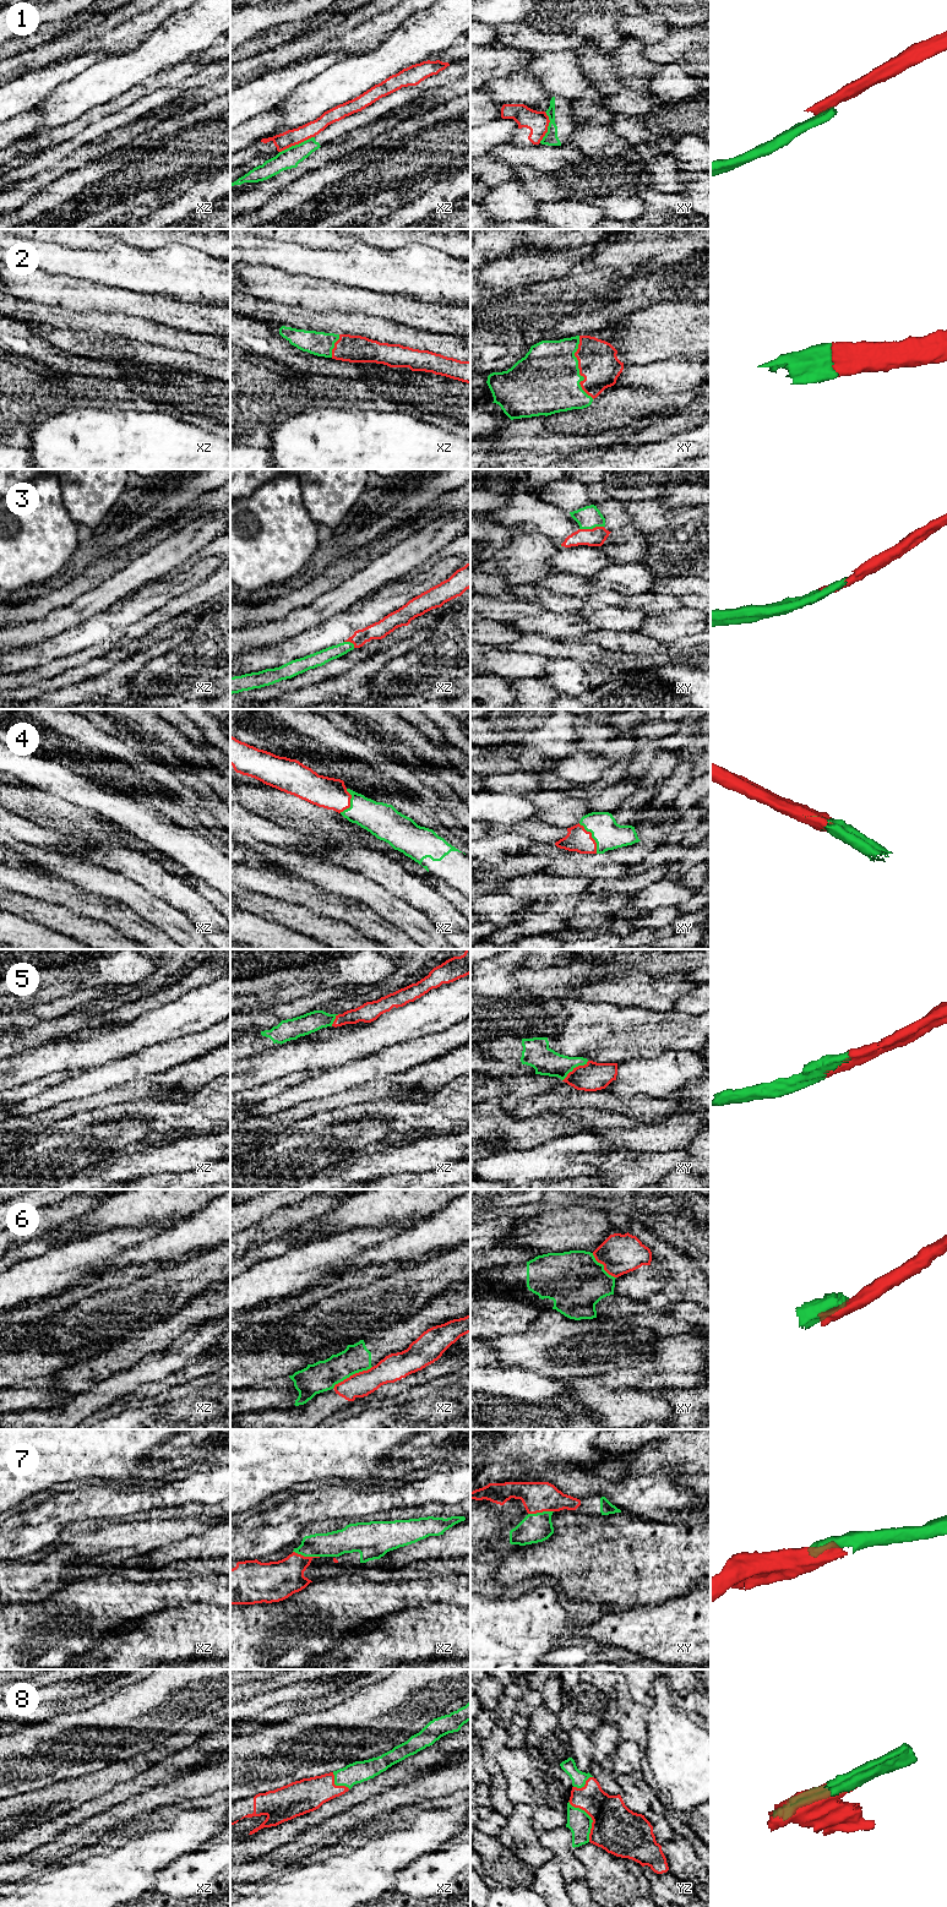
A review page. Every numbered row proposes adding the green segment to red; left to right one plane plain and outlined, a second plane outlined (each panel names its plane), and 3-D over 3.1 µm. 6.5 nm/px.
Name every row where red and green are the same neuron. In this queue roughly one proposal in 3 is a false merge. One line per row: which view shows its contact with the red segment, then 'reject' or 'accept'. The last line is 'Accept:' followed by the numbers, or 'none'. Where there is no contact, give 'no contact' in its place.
1: contact in xz; reject
2: contact in xy; accept
3: contact in xy; accept
4: contact in xy; accept
5: contact in xy; accept
6: contact in xz; reject
7: contact in xz; accept
8: contact in yz; accept
Accept: 2, 3, 4, 5, 7, 8

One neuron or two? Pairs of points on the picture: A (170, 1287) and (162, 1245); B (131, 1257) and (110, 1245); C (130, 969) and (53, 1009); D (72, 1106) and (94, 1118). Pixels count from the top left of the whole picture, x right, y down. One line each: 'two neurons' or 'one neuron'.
A: two neurons
B: two neurons
C: two neurons
D: two neurons

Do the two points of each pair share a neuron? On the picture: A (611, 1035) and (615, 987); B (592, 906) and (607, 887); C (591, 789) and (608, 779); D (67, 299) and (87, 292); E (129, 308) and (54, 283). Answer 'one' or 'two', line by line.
A: two
B: two
C: one
D: one
E: one

